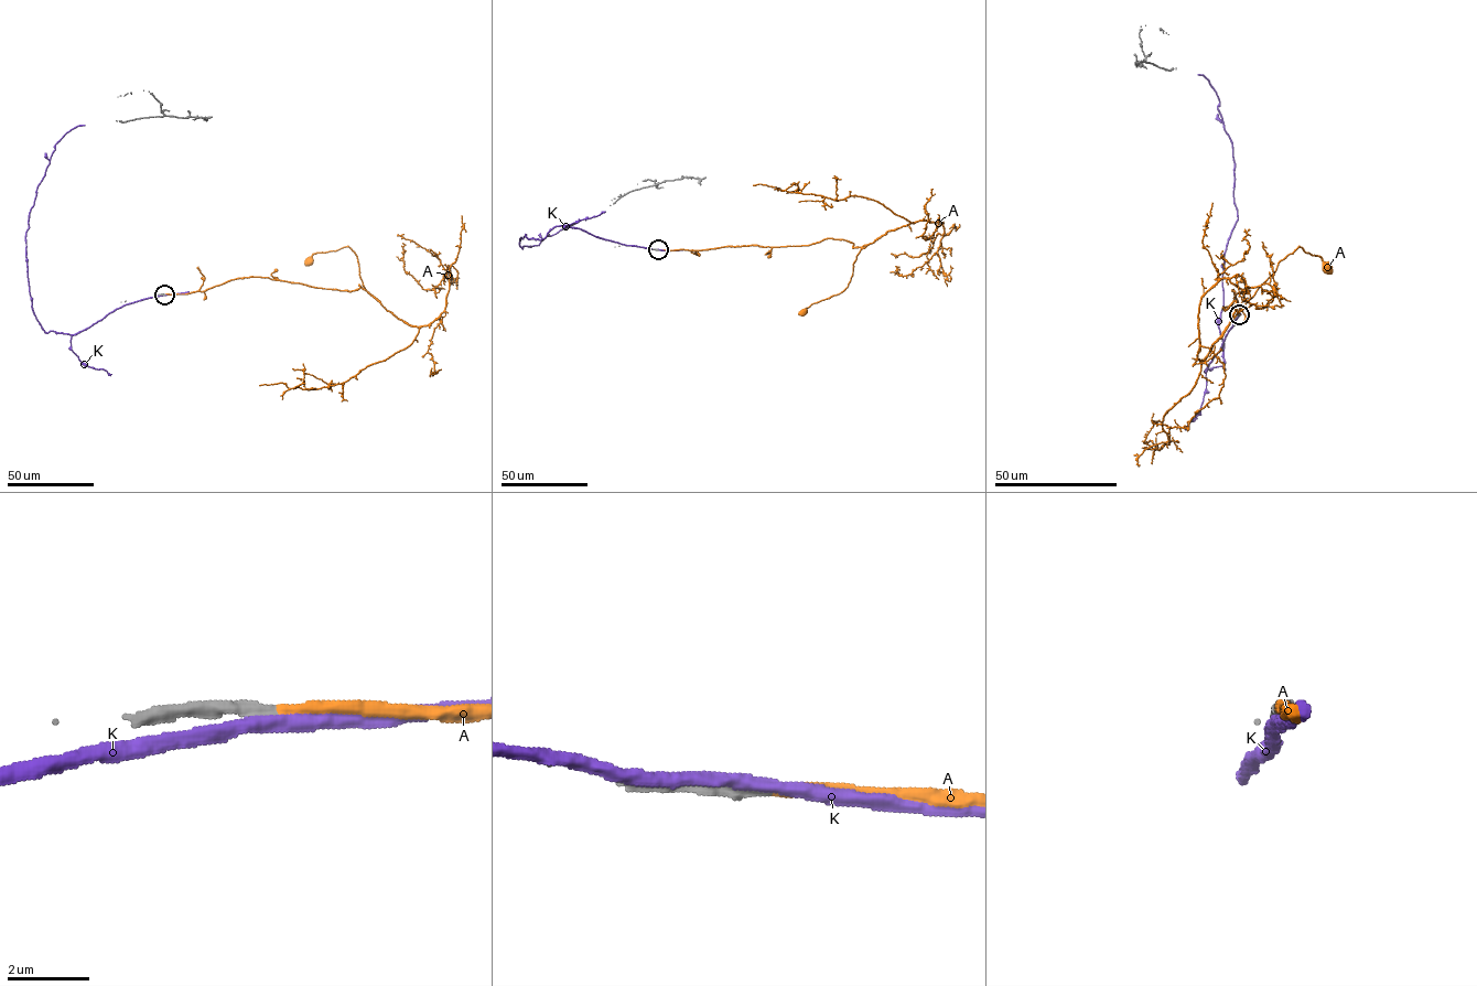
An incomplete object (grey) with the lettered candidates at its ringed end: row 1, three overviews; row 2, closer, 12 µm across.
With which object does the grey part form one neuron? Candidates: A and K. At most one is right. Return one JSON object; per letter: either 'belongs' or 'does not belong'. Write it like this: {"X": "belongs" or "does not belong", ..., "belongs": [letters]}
{"A": "belongs", "K": "does not belong", "belongs": ["A"]}

